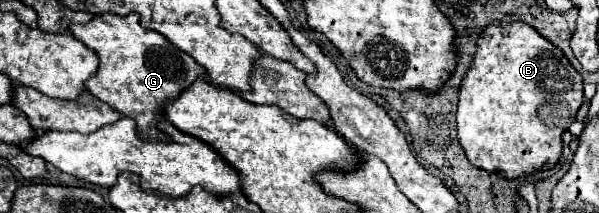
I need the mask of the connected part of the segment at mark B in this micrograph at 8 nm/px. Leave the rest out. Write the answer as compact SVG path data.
M523 21L507 23L507 25L489 23L483 29L481 37L477 39L477 51L473 55L473 61L471 61L467 73L465 73L465 79L461 81L461 87L459 87L459 107L457 107L459 143L465 149L465 155L471 161L471 165L481 167L485 171L499 171L499 173L503 173L509 179L521 177L521 175L527 175L527 173L535 173L535 171L541 171L545 165L553 167L559 161L561 149L563 149L563 145L561 145L561 133L567 131L567 127L575 121L575 115L577 115L581 103L583 103L583 77L575 71L575 67L567 61L567 57L563 55L563 51L559 47L555 47L553 43L549 43L549 39L545 39L541 33L537 33L537 29L533 29L531 25L527 25Z

